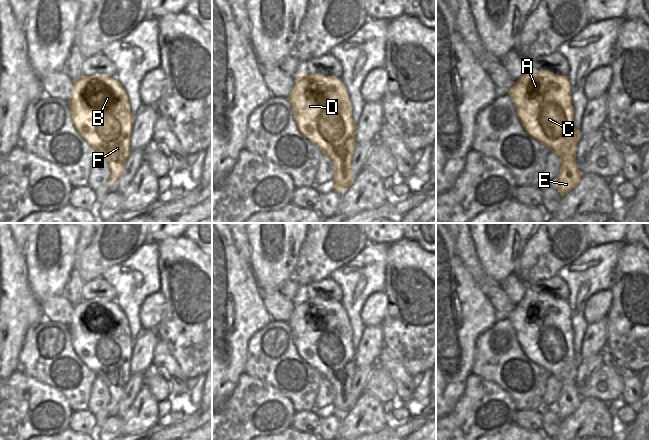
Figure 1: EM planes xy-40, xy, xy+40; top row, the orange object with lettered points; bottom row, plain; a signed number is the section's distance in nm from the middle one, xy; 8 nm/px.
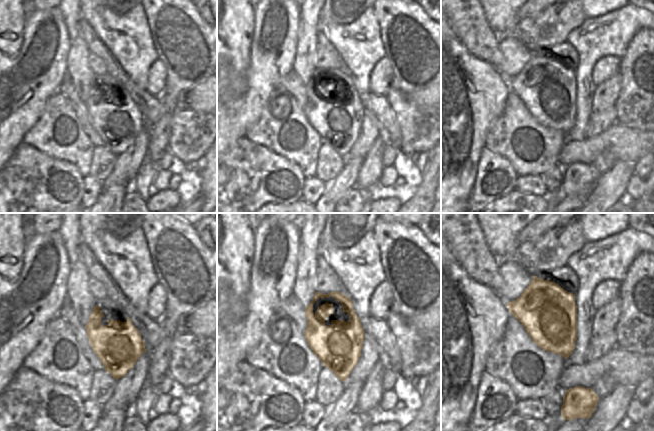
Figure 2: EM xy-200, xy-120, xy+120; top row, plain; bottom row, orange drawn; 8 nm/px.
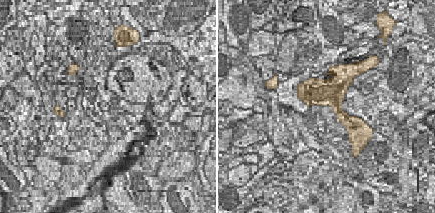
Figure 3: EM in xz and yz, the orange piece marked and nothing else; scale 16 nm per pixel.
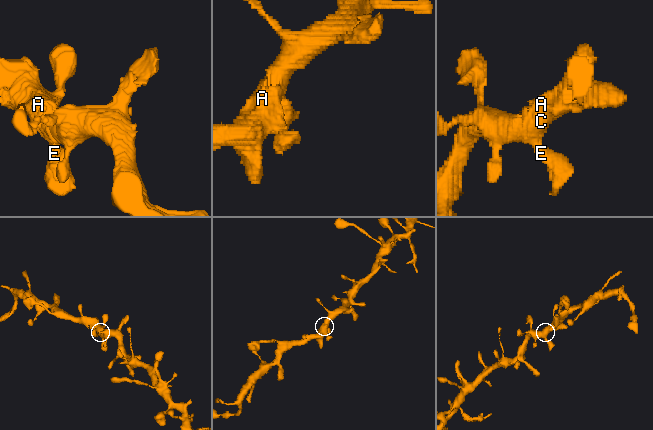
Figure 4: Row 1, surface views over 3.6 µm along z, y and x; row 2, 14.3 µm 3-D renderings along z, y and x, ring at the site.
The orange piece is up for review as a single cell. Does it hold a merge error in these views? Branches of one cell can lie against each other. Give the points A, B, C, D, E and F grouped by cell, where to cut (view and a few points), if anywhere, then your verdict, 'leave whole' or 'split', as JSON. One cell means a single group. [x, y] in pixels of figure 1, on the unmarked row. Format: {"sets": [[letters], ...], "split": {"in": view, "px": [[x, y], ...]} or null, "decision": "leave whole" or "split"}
{"sets": [["A", "B", "C", "D", "E", "F"]], "split": null, "decision": "leave whole"}

